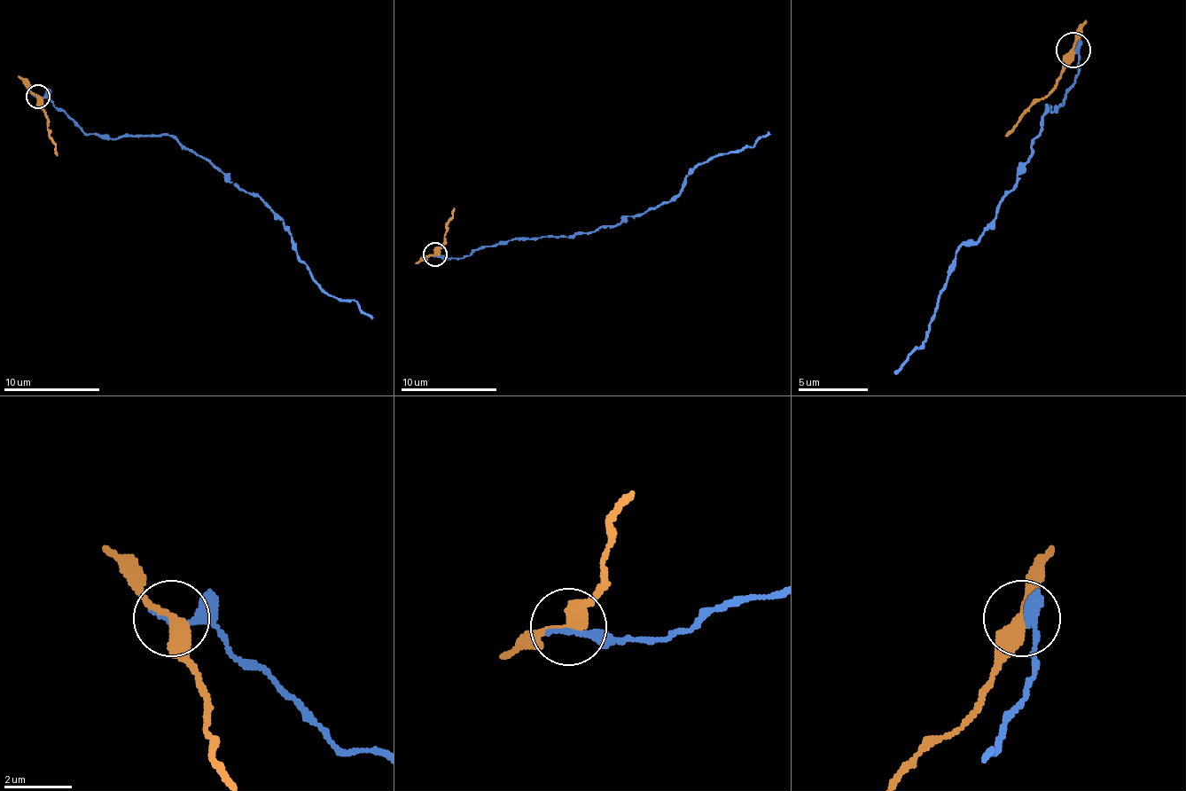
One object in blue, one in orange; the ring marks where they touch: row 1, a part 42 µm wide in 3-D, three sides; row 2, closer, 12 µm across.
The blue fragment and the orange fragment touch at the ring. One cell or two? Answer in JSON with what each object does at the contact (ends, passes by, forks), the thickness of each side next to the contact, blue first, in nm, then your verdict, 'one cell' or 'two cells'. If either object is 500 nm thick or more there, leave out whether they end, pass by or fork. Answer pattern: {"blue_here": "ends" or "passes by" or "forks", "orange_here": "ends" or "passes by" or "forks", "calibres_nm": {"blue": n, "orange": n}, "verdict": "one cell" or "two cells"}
{"blue_here": "ends", "orange_here": "passes by", "calibres_nm": {"blue": 240, "orange": 360}, "verdict": "two cells"}

